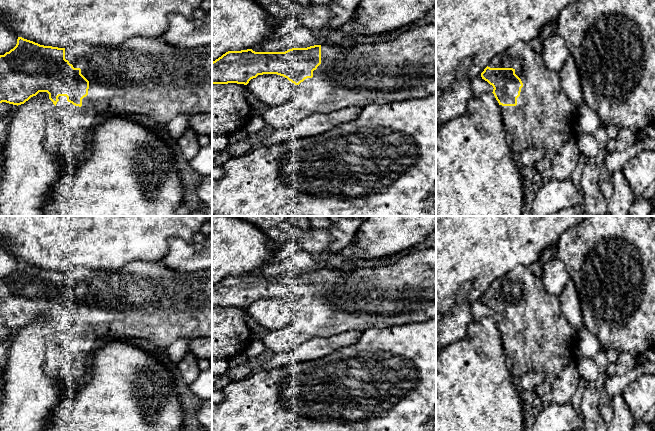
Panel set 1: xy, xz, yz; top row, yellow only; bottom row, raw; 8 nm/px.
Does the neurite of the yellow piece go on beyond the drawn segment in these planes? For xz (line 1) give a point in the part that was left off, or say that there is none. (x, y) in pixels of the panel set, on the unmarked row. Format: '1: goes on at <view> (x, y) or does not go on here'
1: goes on at xz (403, 293)

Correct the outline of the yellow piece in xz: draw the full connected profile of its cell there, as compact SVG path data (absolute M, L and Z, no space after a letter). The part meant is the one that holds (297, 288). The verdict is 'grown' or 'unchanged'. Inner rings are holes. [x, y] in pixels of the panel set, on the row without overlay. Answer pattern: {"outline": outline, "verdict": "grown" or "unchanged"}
{"outline": "M436 248L409 251L405 257L401 258L396 263L387 266L359 268L353 271L344 271L340 268L325 266L321 269L314 269L307 272L292 272L285 276L255 276L252 273L228 275L212 286L212 308L237 307L247 309L251 303L263 298L277 298L283 300L287 302L291 309L295 312L294 319L286 327L280 330L269 331L262 339L267 350L271 351L272 353L278 351L288 351L291 347L296 346L298 343L305 342L312 338L335 336L350 330L363 332L369 328L385 328L390 326L401 326L419 322L427 322L436 318Z", "verdict": "grown"}

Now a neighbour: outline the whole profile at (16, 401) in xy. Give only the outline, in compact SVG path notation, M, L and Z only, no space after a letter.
M39 316L24 328L18 329L8 353L4 372L5 384L0 396L0 431L47 431L52 413L61 399L61 383L66 373L62 364L72 352L69 344L55 336L56 330L47 316Z

